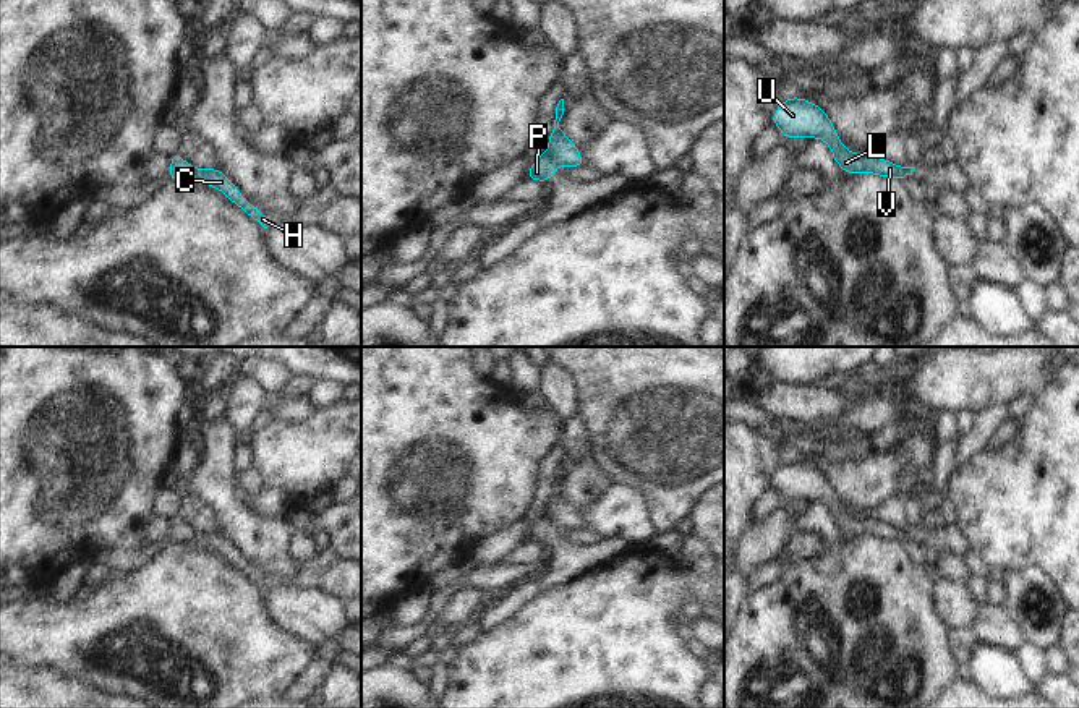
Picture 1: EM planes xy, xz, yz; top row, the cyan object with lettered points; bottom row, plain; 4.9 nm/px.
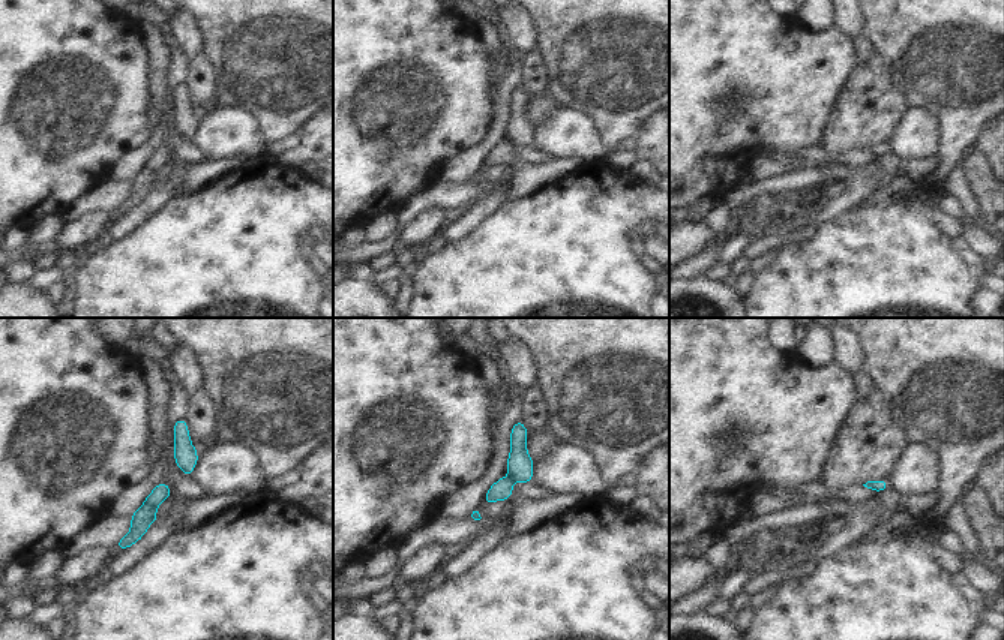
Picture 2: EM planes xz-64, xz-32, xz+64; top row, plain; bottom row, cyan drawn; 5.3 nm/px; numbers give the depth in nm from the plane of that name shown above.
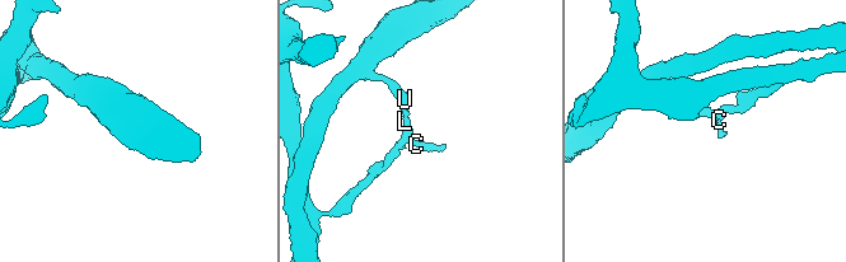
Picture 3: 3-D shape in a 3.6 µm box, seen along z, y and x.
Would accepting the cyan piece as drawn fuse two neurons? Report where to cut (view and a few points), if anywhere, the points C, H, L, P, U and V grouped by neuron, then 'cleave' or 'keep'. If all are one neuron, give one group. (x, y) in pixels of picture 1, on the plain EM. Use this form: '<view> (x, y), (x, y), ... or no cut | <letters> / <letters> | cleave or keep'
xz (546, 514), (558, 528) | C H L U V / P | cleave

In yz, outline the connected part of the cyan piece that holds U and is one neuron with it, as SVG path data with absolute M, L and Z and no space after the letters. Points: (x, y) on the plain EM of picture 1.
M786 462L773 476L771 484L781 493L783 501L820 501L825 504L836 527L849 538L875 536L878 540L906 543L906 535L901 528L846 512L826 475L807 462Z

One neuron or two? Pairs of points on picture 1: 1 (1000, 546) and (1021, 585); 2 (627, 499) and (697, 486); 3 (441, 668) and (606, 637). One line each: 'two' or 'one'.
1: two
2: two
3: two

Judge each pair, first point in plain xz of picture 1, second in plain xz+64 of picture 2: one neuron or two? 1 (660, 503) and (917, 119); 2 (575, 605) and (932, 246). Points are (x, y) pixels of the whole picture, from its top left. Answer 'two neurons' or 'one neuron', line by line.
1: two neurons
2: one neuron

